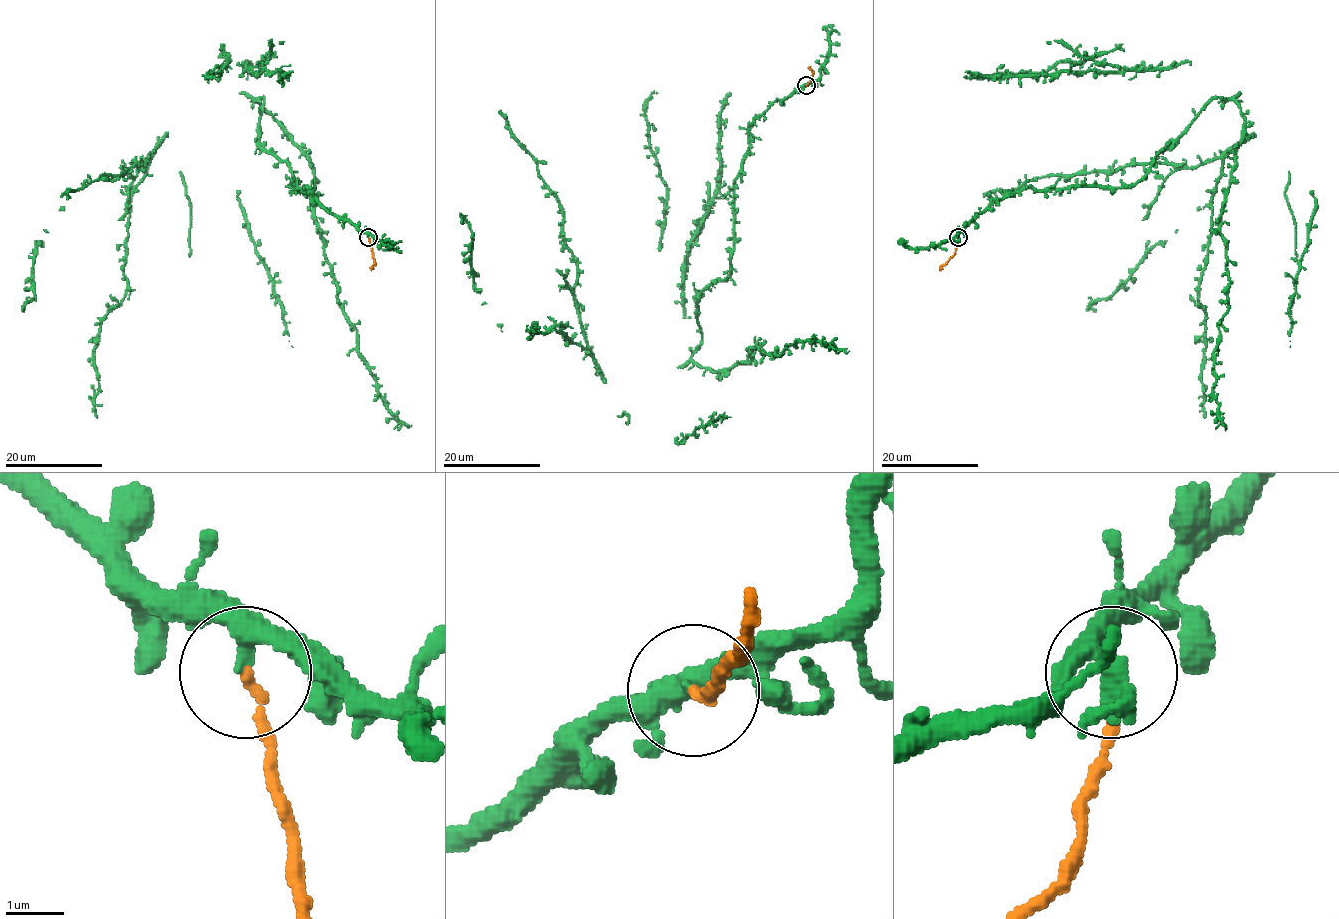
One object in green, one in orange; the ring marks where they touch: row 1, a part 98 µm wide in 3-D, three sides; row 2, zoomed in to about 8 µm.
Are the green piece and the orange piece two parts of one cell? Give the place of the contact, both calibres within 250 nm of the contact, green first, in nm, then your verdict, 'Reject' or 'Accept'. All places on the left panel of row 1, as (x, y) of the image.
Place: (368, 237). Thickness 320 nm (green) against 150 nm. Reject

